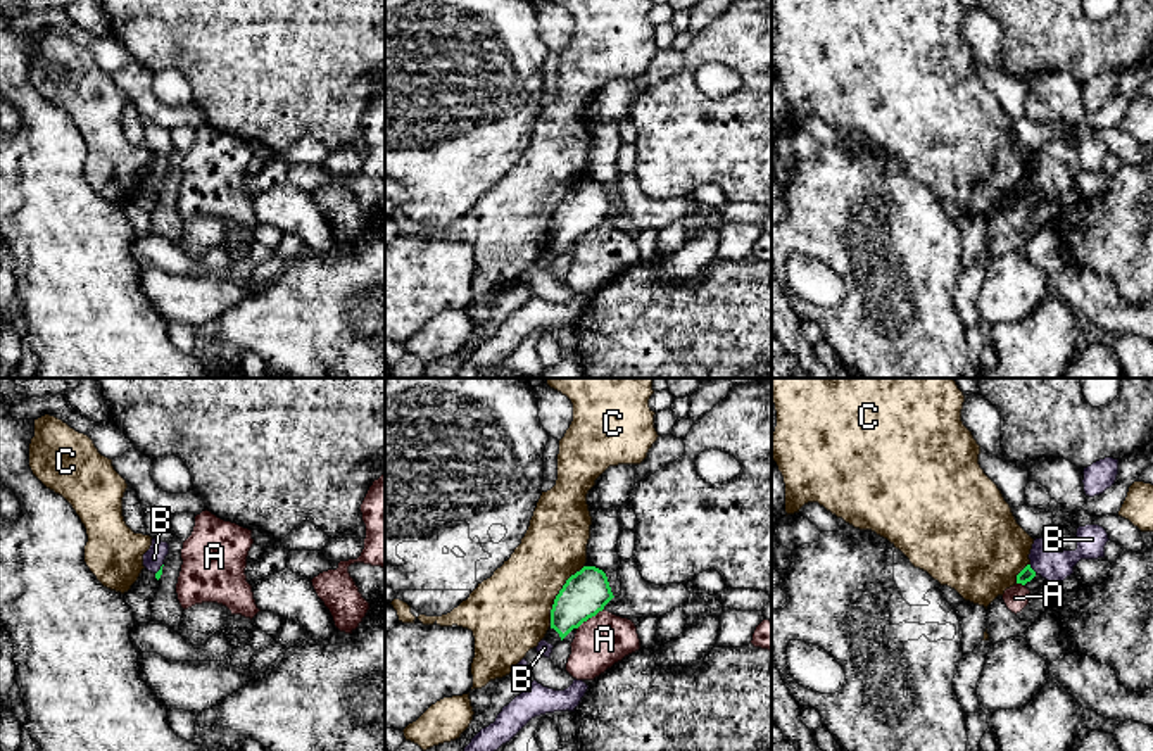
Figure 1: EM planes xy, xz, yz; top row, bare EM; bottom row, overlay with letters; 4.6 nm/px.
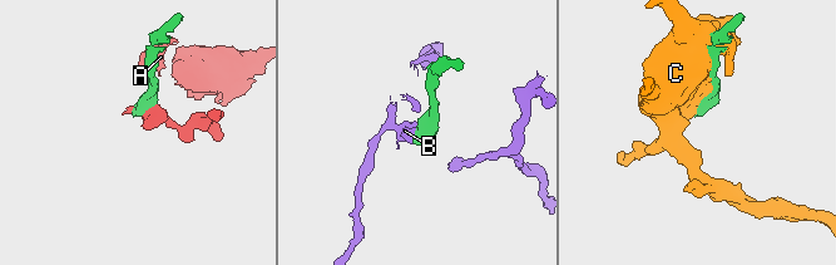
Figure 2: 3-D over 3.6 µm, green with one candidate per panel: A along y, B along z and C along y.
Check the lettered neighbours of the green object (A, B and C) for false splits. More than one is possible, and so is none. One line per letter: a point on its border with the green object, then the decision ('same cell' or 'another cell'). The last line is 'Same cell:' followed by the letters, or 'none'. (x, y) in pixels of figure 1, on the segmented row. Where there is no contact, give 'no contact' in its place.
A: meets green in xz at (589, 617); another cell
B: meets green in yz at (1031, 568); another cell
C: meets green in xz at (558, 594); another cell
Same cell: none

